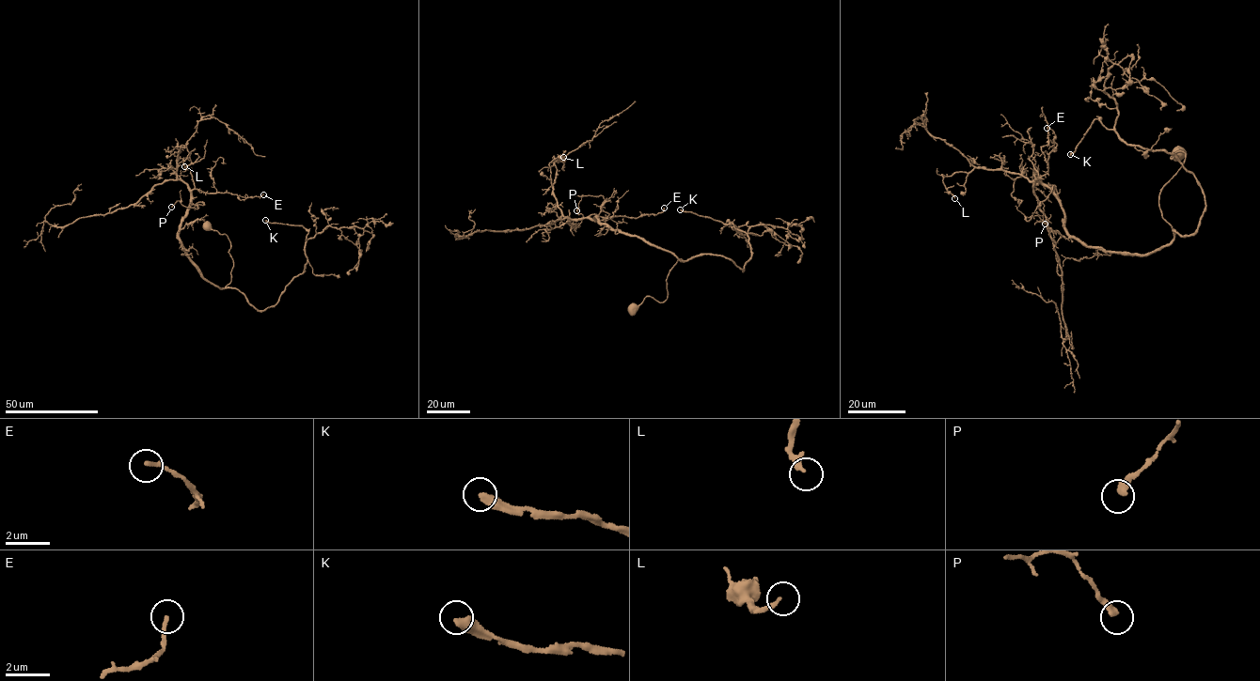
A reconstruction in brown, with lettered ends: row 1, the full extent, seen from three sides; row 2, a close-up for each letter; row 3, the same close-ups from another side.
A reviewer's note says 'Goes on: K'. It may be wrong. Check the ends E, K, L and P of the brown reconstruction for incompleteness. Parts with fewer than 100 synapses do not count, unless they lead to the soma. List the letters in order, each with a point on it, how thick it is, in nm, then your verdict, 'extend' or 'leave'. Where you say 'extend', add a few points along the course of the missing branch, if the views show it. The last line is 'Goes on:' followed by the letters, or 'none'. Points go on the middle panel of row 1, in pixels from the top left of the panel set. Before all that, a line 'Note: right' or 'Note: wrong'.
Note: right
E: (664, 208) | 150 nm | leave
K: (680, 209) | 440 nm | extend | (680, 209), (641, 193), (618, 195), (601, 192), (592, 175), (601, 174)
L: (563, 157) | 200 nm | leave
P: (576, 210) | 320 nm | leave
Goes on: K

